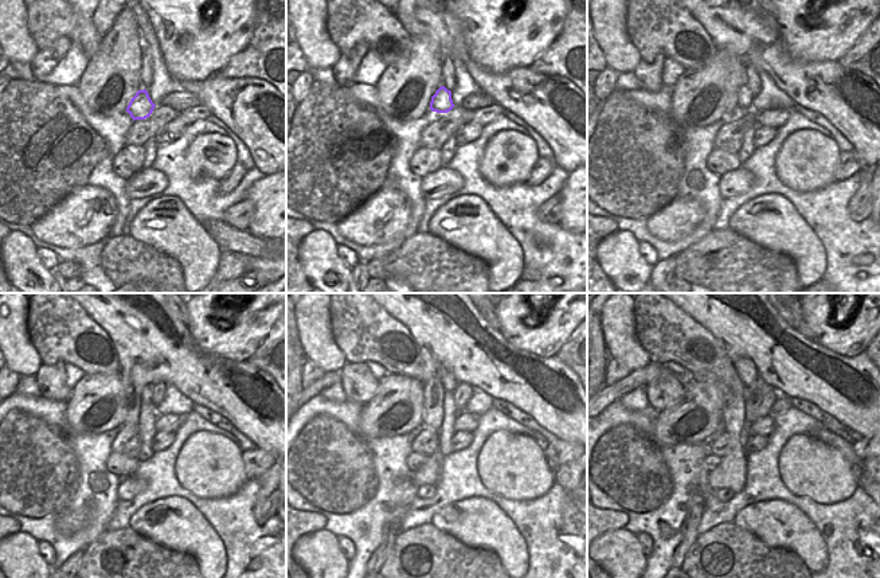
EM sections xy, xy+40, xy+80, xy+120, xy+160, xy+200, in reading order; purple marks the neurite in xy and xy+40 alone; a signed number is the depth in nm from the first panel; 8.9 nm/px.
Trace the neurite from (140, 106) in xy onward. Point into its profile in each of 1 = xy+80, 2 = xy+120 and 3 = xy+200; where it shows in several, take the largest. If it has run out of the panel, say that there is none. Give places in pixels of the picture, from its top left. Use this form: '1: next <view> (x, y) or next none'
1: next xy+80 (744, 97)
2: next xy+120 (147, 390)
3: next xy+200 (746, 370)

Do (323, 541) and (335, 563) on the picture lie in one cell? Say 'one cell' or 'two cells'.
one cell

